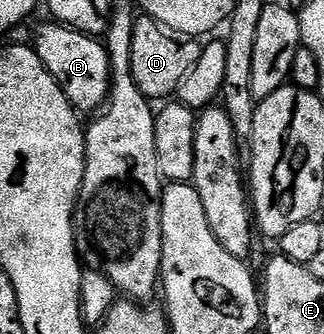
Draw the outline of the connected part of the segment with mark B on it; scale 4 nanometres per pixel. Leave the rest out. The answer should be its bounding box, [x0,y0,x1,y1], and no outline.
[34,21,111,112]

